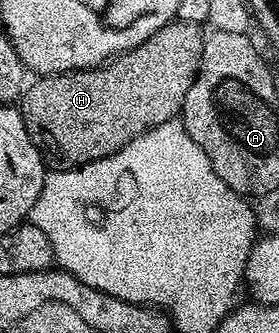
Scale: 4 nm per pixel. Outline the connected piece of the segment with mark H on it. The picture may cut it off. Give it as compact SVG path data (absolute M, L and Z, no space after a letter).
M173 19L164 25L156 34L150 35L142 43L124 53L117 53L111 60L107 60L103 65L94 66L92 68L74 70L60 74L50 74L48 76L37 76L36 82L29 84L24 92L18 98L18 108L22 119L26 123L26 131L30 135L30 139L34 143L34 147L38 147L40 157L43 159L45 166L49 170L59 171L61 169L78 169L81 165L97 161L103 157L109 157L117 153L123 145L130 143L138 135L146 132L147 129L161 125L166 121L171 121L184 108L184 100L186 99L186 91L190 91L190 87L196 78L196 70L200 67L200 56L204 50L205 34L200 33L201 26L194 22Z

